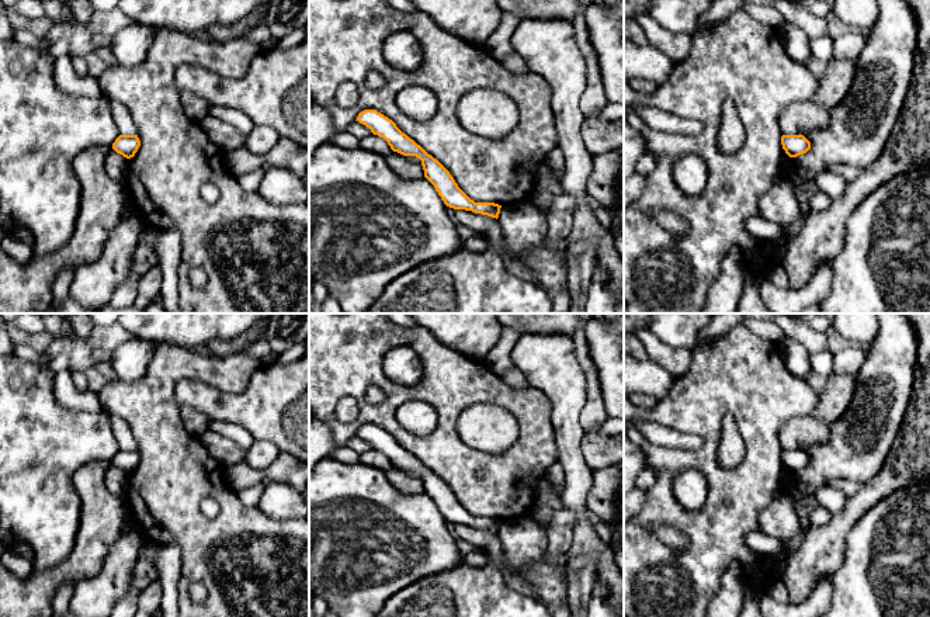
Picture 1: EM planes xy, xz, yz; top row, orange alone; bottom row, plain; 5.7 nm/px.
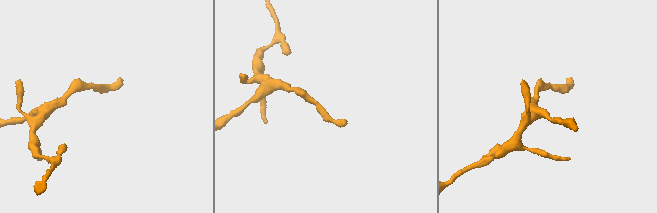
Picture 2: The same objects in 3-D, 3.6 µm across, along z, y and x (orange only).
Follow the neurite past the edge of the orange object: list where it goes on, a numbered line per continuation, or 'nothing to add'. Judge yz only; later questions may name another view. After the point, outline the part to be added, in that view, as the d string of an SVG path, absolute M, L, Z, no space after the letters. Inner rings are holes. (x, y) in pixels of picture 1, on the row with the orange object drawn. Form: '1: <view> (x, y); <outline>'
nothing to add

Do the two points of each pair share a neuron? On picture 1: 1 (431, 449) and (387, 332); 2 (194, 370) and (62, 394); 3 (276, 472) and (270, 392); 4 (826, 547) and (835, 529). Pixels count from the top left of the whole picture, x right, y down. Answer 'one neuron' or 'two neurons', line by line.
1: one neuron
2: two neurons
3: two neurons
4: one neuron

